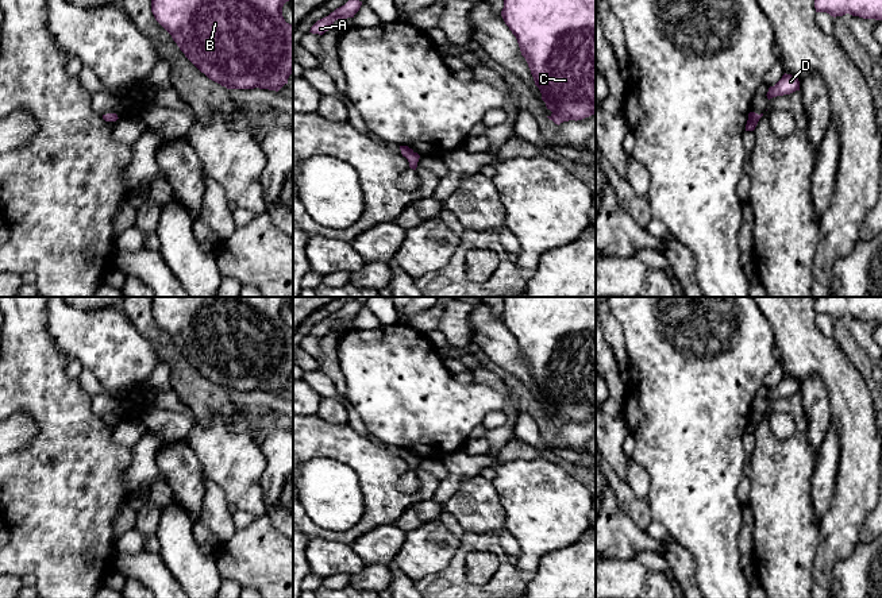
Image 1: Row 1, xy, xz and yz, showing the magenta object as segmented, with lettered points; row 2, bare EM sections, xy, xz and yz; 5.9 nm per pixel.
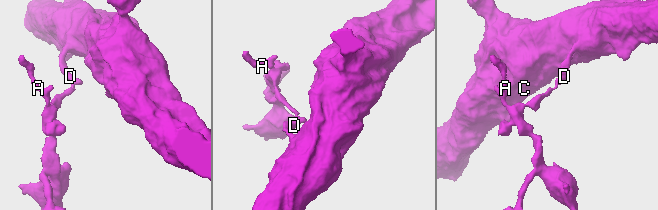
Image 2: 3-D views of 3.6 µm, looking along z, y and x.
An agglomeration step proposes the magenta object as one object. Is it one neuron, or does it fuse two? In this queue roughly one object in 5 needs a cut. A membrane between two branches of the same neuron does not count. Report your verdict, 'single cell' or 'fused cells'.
single cell

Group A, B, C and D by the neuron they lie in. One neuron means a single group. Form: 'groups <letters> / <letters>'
groups A B C D

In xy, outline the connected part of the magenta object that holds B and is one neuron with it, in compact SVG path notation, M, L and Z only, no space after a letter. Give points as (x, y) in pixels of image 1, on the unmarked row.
M151 297L151 315L185 359L209 382L227 391L278 394L293 375L293 327L282 319L284 306L292 301L293 297Z

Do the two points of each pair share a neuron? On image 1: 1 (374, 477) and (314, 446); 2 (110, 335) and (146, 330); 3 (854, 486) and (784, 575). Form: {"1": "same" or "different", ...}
{"1": "same", "2": "different", "3": "different"}

